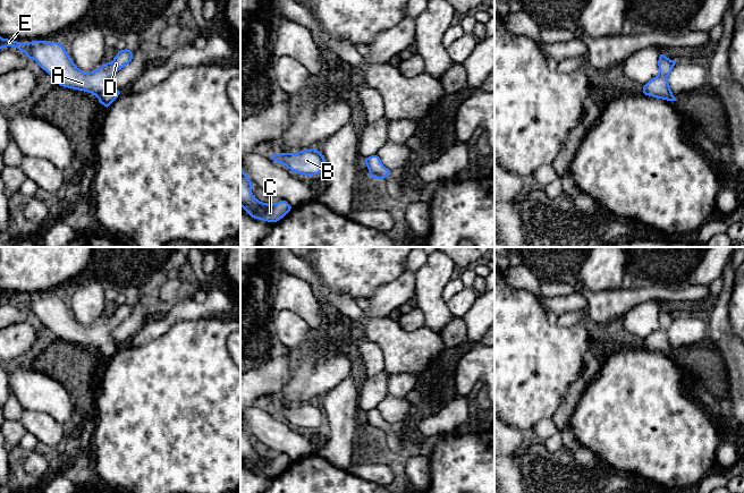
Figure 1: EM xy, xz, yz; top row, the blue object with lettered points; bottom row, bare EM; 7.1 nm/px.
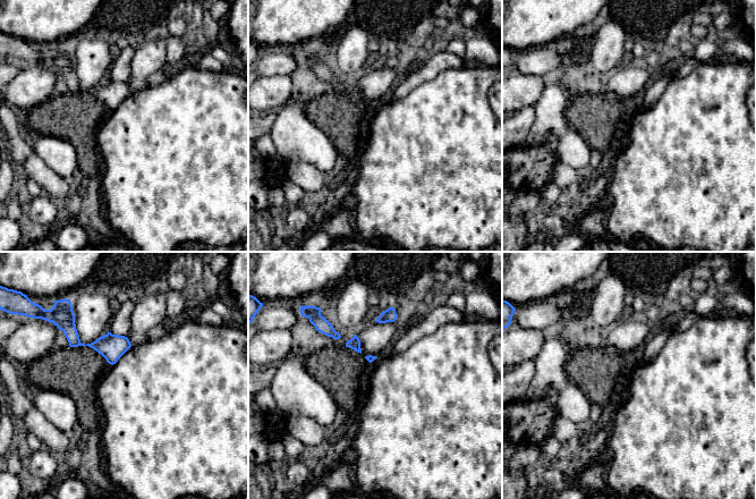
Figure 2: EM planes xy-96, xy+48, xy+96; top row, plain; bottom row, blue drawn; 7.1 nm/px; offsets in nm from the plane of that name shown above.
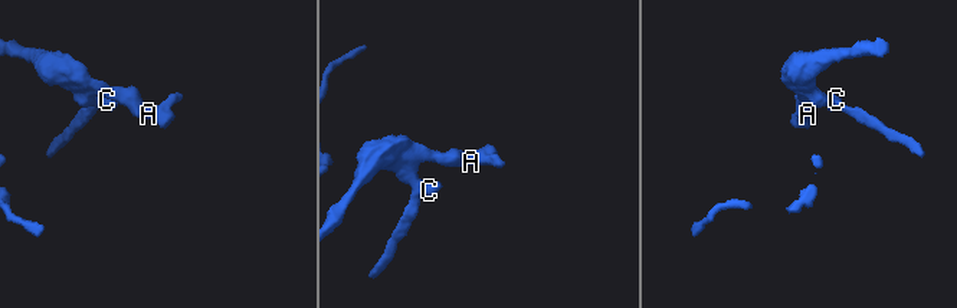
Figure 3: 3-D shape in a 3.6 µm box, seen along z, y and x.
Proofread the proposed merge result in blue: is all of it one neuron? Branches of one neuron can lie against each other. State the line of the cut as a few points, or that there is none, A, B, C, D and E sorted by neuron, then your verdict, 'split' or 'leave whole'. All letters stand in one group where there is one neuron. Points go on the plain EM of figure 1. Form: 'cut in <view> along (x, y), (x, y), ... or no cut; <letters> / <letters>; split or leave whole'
no cut; A B C D E; leave whole

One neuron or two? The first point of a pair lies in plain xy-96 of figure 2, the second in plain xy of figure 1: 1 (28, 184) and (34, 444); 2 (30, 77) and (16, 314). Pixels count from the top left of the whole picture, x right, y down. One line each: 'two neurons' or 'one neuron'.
1: one neuron
2: two neurons

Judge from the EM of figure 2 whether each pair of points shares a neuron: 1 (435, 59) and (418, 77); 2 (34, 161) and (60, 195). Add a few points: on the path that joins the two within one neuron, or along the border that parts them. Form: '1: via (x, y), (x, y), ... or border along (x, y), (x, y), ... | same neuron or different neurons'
1: via (432, 64), (423, 73) | same neuron
2: via (37, 169), (56, 187) | same neuron

